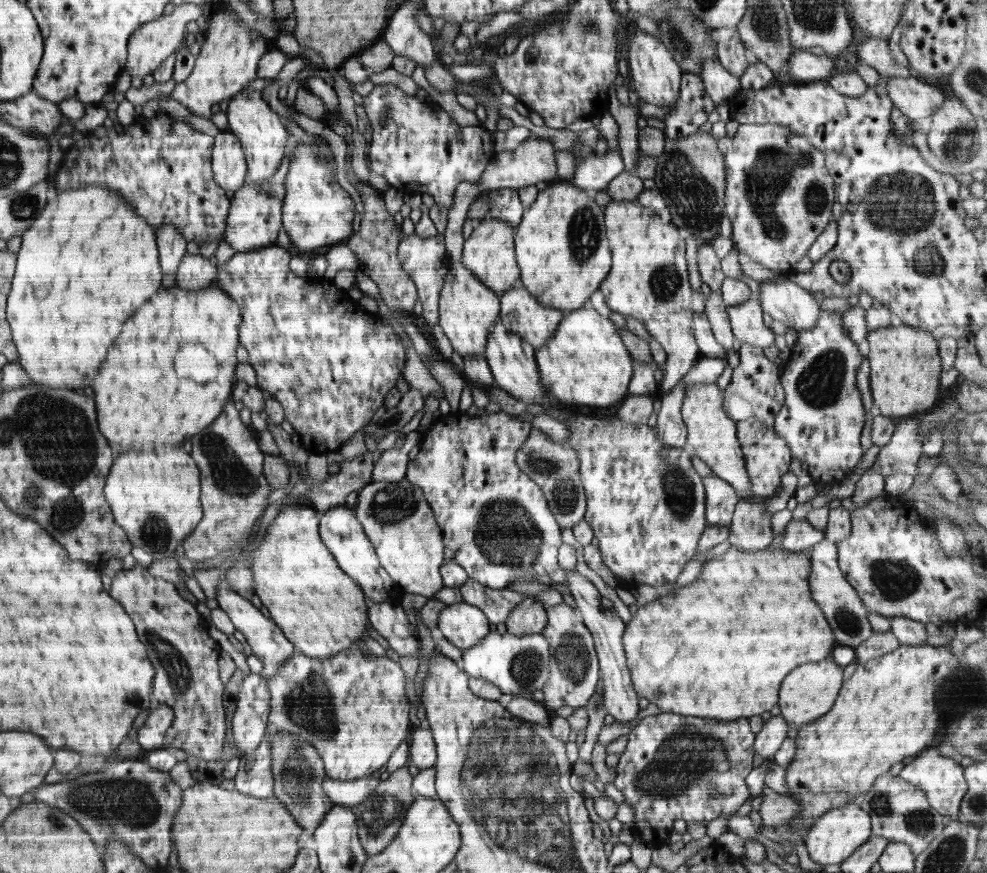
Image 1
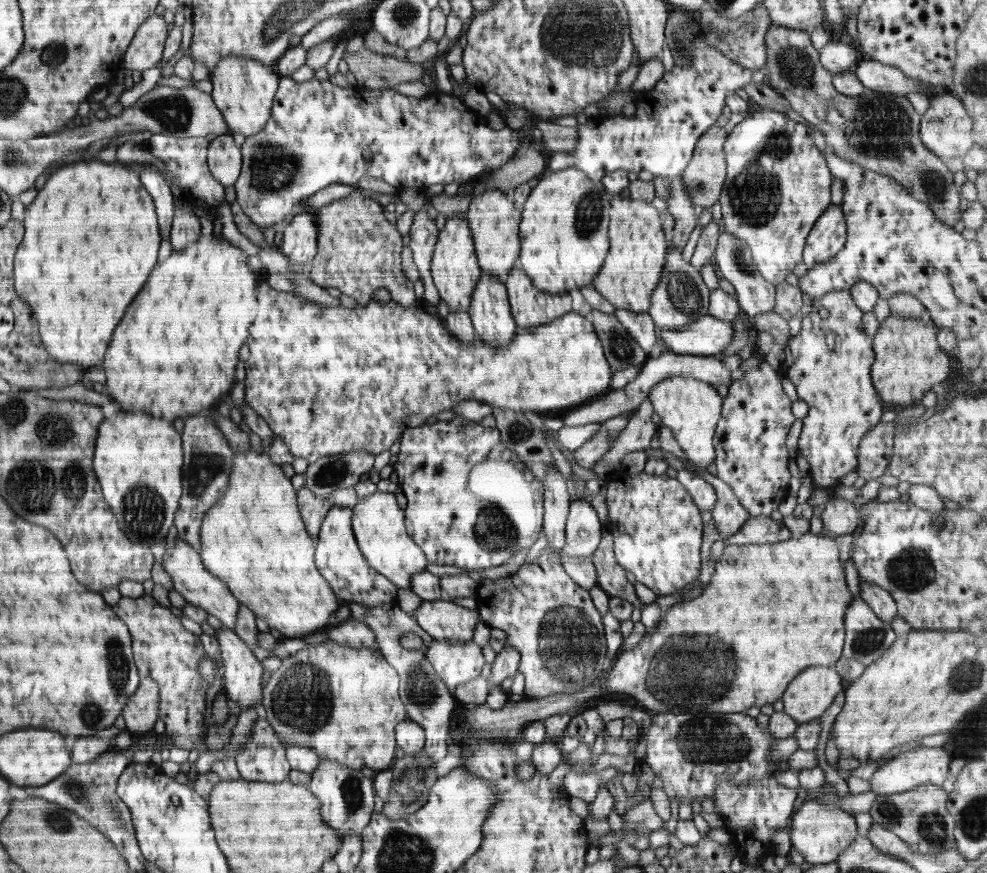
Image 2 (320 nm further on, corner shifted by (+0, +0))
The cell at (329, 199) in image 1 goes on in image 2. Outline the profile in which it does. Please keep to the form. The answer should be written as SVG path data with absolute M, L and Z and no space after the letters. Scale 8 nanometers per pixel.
M302 211L284 227L280 252L298 264L310 264L317 254L318 229L315 211Z

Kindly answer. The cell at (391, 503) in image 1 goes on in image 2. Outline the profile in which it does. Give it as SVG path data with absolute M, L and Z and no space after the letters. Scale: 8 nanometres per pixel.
M377 490L358 499L352 510L352 531L370 568L383 574L397 587L410 589L410 577L426 570L429 562L422 549L408 536L405 509L398 505L396 495Z

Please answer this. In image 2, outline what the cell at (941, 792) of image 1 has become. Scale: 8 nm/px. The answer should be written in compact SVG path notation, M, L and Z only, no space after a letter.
M918 747L913 751L902 752L872 774L870 786L877 796L909 792L920 785L934 784L942 788L942 782L949 776L952 757L946 747Z

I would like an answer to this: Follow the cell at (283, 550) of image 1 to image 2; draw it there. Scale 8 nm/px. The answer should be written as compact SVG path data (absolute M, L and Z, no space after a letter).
M246 449L245 451L235 451L233 458L233 467L229 474L229 483L225 490L225 495L222 495L216 503L210 507L204 515L202 520L202 527L200 527L200 540L201 540L201 556L204 568L211 572L214 576L217 576L225 585L228 590L234 595L234 598L238 600L239 604L246 604L246 608L250 609L256 617L261 618L268 624L269 628L275 628L279 632L286 636L286 638L304 638L308 634L314 634L314 632L322 632L328 628L328 618L332 616L332 612L337 612L340 608L338 605L339 598L334 594L332 588L326 579L320 574L320 571L314 566L314 556L316 548L316 538L312 538L307 531L302 516L299 513L299 506L297 503L297 491L294 490L294 486L290 482L283 471L282 466L274 464L274 461L266 453L258 453L253 449Z

